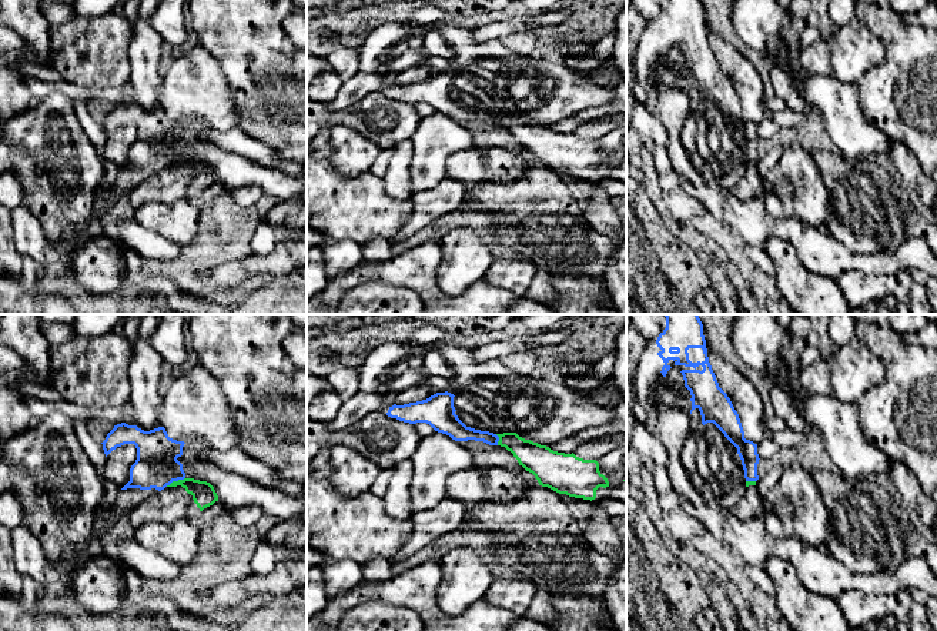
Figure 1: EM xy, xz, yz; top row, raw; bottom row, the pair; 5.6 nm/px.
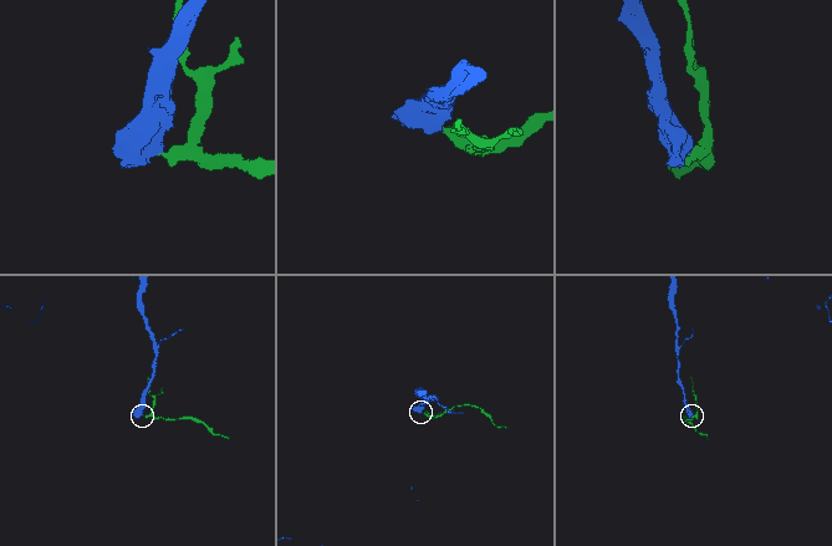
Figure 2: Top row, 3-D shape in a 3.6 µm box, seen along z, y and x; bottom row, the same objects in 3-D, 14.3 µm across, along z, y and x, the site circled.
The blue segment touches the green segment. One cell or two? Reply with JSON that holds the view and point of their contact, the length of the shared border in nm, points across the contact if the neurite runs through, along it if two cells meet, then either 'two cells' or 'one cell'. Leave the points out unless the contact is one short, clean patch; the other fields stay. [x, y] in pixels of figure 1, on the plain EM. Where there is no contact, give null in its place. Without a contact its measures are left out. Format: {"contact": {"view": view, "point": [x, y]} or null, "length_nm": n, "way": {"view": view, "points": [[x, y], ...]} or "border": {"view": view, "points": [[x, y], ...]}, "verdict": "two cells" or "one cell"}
{"contact": {"view": "xy", "point": [174, 160]}, "length_nm": 120, "border": {"view": "xy", "points": [[184, 157], [166, 166]]}, "verdict": "two cells"}

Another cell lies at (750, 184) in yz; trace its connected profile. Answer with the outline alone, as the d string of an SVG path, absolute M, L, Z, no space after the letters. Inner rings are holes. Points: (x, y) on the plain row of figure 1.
M746 161L744 176L732 193L742 201L747 201L762 193L762 177L759 176L756 161Z

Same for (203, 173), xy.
M184 158L148 177L130 193L134 210L148 201L195 201L200 193L218 181L214 167L207 161Z

